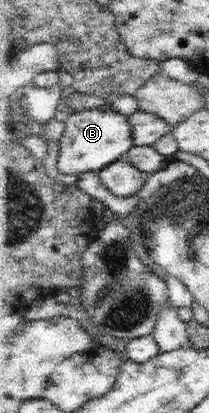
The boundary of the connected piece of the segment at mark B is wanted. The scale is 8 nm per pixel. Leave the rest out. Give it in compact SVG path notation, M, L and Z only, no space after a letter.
M94 108L75 112L66 122L65 136L60 140L58 167L68 175L101 172L114 162L126 158L134 148L136 142L133 128L129 113L115 108Z

